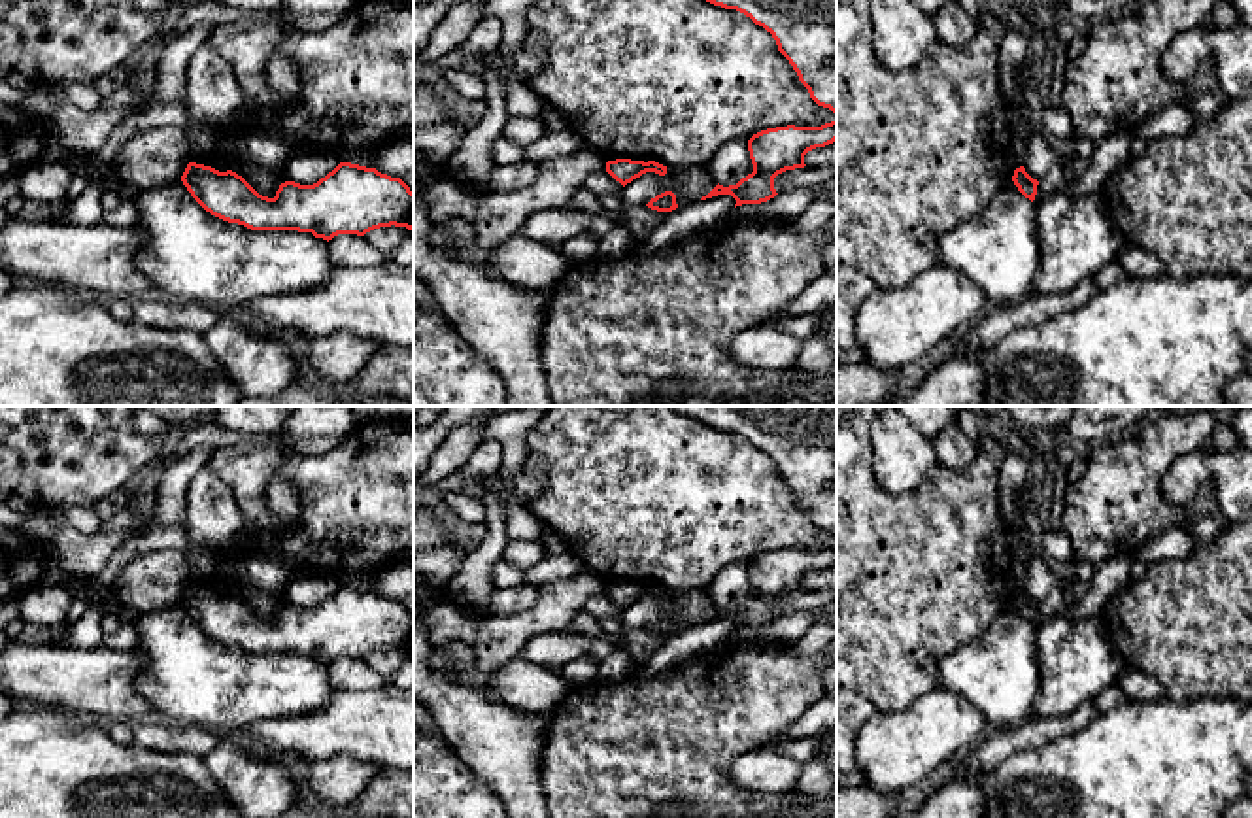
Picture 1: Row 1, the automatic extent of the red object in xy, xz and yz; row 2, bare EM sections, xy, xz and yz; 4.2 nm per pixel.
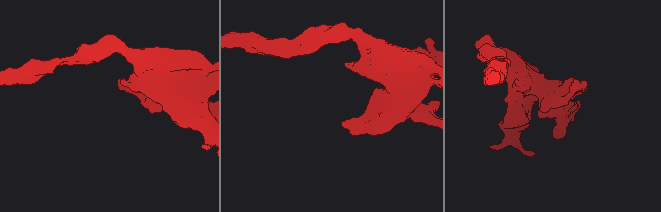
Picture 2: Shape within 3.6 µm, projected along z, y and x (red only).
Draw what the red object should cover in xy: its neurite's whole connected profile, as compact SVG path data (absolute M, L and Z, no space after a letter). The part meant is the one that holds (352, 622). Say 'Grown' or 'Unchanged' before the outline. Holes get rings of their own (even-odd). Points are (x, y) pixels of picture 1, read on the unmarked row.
Unchanged. M189 586L183 608L211 639L251 654L298 654L332 663L380 650L414 652L414 616L391 601L351 586L340 586L313 608L285 605L274 622L259 618L232 593Z

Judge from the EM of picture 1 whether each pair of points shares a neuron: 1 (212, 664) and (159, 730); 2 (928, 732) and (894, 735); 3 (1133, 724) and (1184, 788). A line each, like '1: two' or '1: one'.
1: two
2: one
3: one

